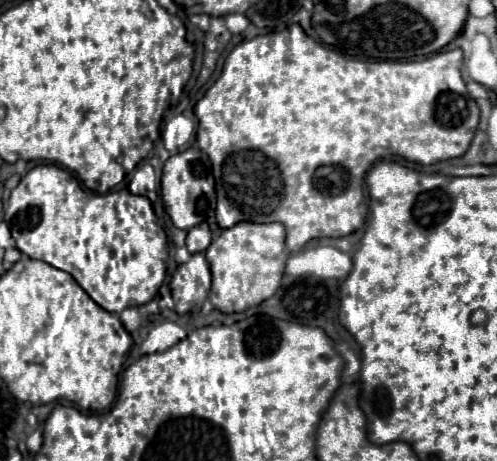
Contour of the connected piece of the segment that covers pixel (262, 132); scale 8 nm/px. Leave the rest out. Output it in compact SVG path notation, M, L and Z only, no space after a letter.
M299 24L243 40L227 56L219 80L195 106L197 146L209 156L215 174L217 224L231 228L243 220L281 222L287 228L289 252L303 250L313 238L349 236L363 226L367 216L363 178L371 162L393 154L427 166L467 152L479 124L479 106L465 88L461 62L459 48L423 62L347 60L317 44Z

